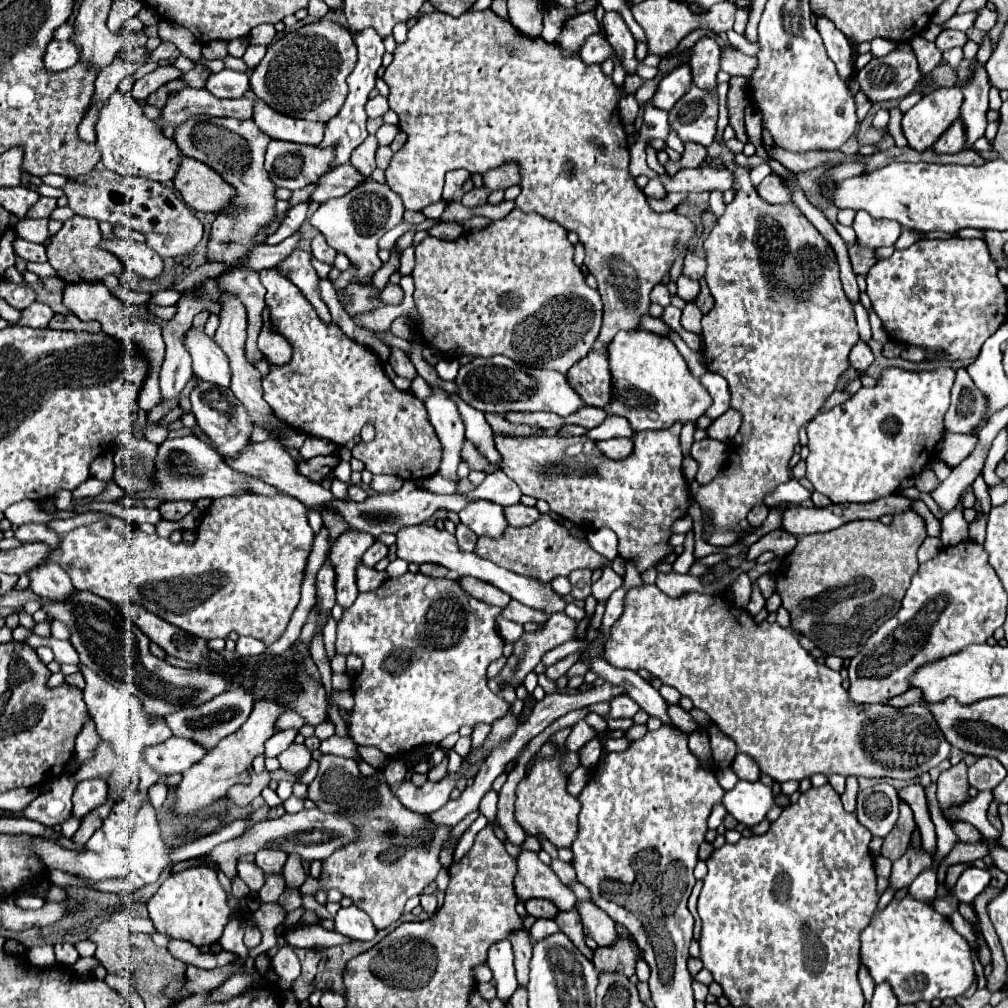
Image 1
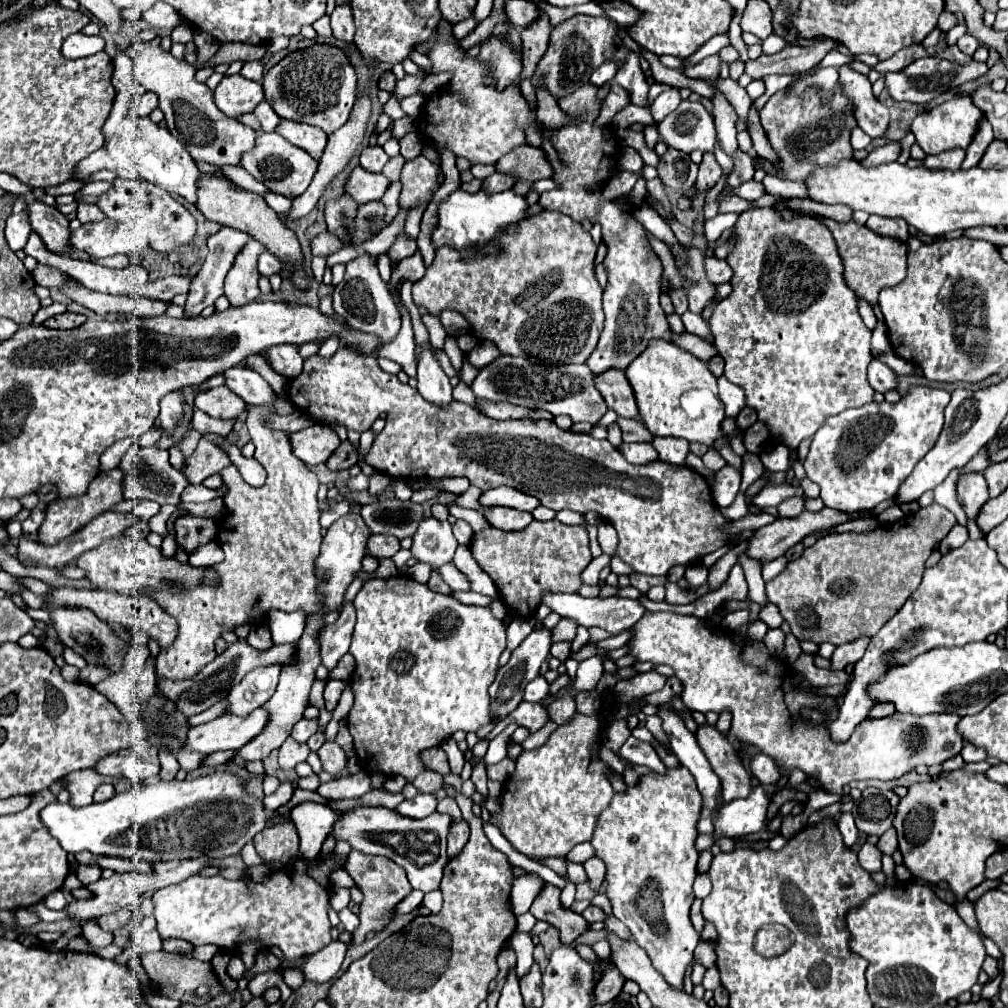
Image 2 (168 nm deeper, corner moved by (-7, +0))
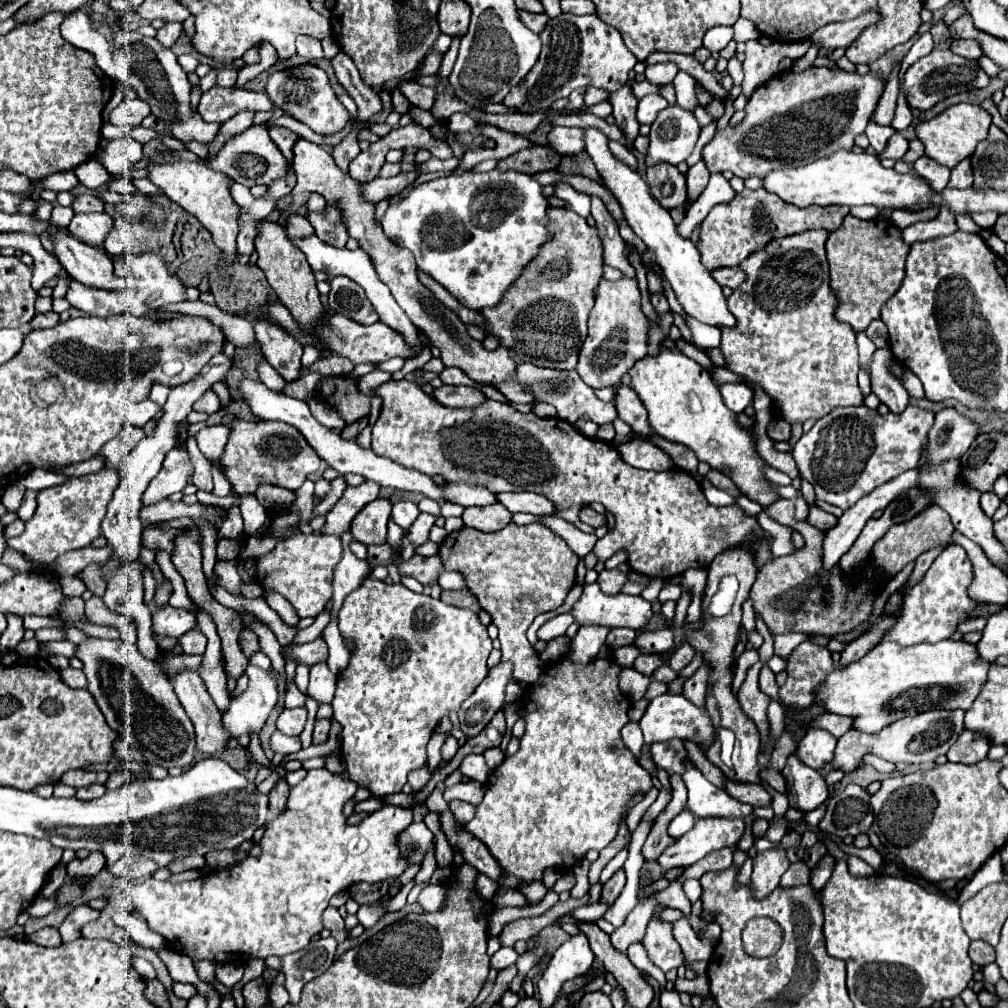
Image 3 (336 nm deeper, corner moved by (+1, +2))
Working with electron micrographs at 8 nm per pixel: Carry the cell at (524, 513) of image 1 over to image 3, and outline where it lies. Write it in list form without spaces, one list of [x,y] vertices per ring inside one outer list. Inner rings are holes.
[[[486,505],[486,507],[466,507],[462,521],[466,527],[490,533],[496,529],[502,529],[506,523],[510,523],[512,513],[502,505]]]

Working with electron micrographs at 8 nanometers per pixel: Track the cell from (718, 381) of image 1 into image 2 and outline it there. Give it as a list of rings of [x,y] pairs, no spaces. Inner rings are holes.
[[[724,375],[718,377],[718,389],[718,397],[726,407],[726,417],[736,417],[744,407],[744,391],[738,385],[730,383]]]

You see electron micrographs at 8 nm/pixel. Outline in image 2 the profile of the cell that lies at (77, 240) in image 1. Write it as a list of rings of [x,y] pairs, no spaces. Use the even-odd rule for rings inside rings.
[[[78,203],[78,211],[76,211],[76,217],[82,225],[86,223],[96,223],[96,221],[102,221],[104,215],[102,211],[96,207],[96,205],[88,205],[88,203]]]

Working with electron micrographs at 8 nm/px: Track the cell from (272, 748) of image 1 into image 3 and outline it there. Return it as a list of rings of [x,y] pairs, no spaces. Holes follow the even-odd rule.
[[[284,709],[278,717],[278,731],[284,735],[300,735],[306,723],[306,709]]]

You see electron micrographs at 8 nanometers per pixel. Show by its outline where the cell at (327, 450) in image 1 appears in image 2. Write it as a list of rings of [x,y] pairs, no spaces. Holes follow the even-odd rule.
[[[314,423],[302,431],[290,435],[294,439],[294,455],[298,455],[306,465],[326,463],[326,459],[338,449],[340,437],[328,425]]]

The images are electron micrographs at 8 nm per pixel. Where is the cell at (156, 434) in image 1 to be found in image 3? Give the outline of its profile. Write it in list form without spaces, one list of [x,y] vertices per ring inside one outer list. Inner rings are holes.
[[[104,469],[84,477],[70,477],[56,487],[42,489],[38,493],[36,513],[30,521],[26,521],[26,529],[20,537],[8,539],[8,547],[24,555],[28,561],[42,565],[46,573],[50,573],[54,561],[62,553],[88,547],[100,535],[100,523],[106,515],[106,505],[110,503],[116,485],[118,473],[114,473],[114,469]]]

